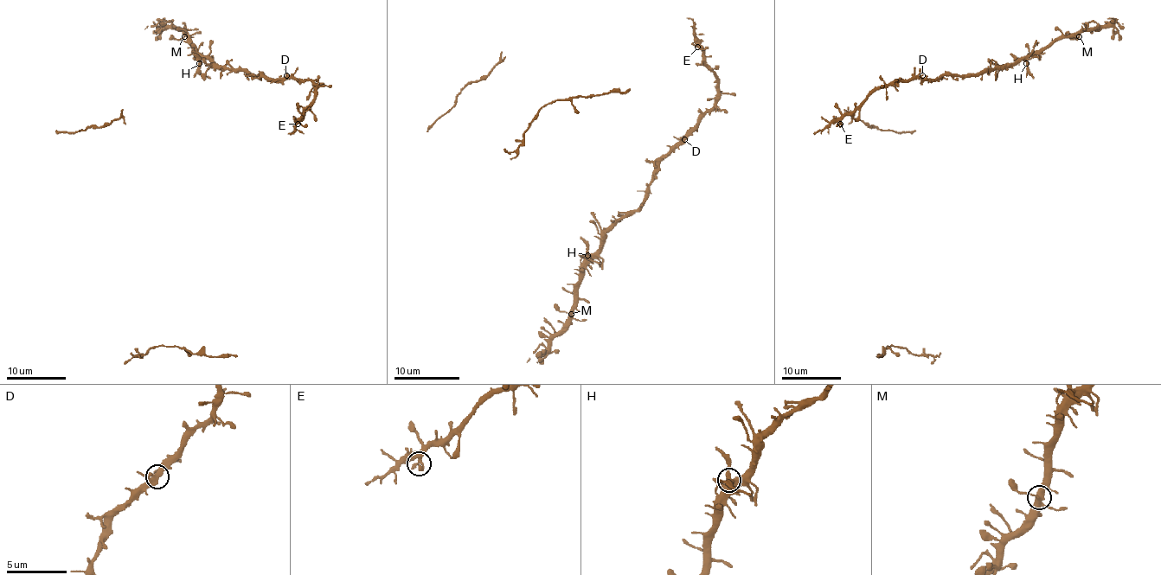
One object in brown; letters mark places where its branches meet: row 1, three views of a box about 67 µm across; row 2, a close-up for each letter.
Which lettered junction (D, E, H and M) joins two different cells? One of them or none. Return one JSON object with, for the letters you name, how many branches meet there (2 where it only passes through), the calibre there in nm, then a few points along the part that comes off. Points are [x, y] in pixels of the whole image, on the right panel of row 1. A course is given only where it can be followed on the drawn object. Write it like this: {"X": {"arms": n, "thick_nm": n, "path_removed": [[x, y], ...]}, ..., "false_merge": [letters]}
{"H": {"arms": 3, "thick_nm": 260, "path_removed": [[1026, 63], [1033, 78]]}, "false_merge": ["H"]}

